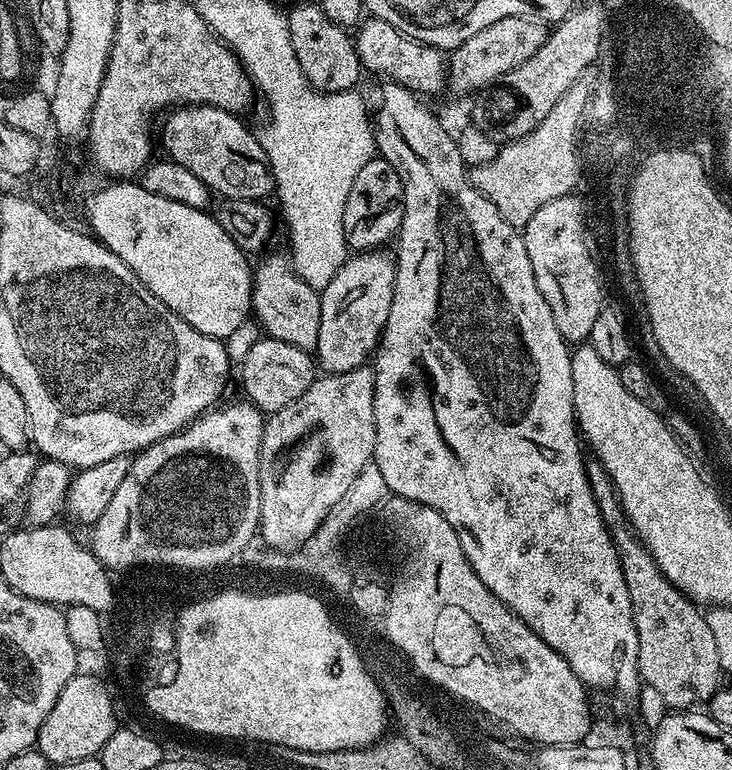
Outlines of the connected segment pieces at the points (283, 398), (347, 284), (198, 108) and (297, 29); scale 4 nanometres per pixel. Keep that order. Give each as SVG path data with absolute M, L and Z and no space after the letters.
M261 338L250 346L250 354L238 366L240 380L244 383L243 395L251 400L261 412L271 414L290 406L316 380L317 365L309 353L298 346L290 346L290 342L282 342L271 338Z
M373 250L349 255L334 278L330 278L330 286L320 292L322 322L314 356L325 373L354 370L367 361L364 360L367 356L369 359L375 353L386 318L390 318L390 302L394 298L396 262L386 253Z
M189 104L173 107L164 118L160 140L168 151L165 152L167 159L178 162L178 166L186 166L190 174L202 178L209 192L223 199L255 201L273 195L274 181L266 150L262 150L255 131L251 127L248 129L237 113L209 104Z
M319 3L300 4L287 13L294 54L298 54L298 66L319 92L347 92L357 87L362 69L356 53L353 37L340 25L330 22Z

